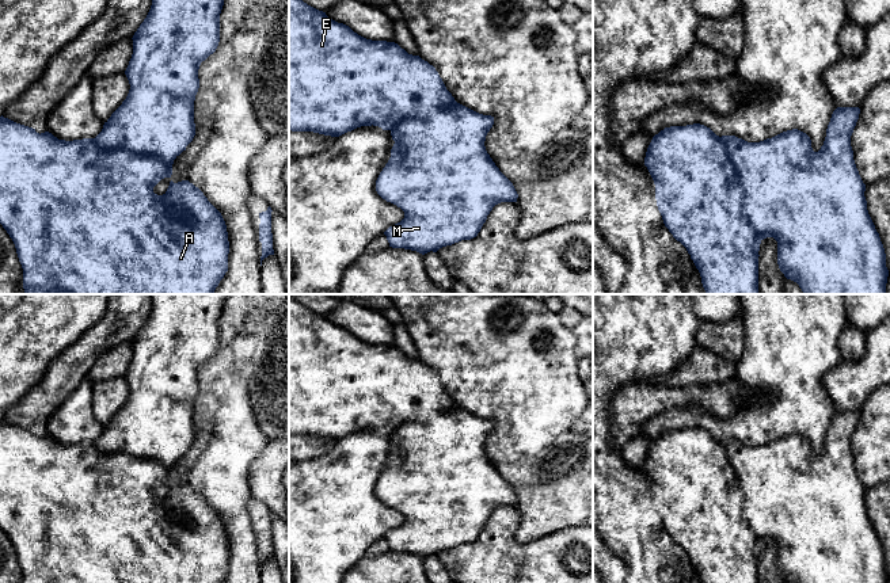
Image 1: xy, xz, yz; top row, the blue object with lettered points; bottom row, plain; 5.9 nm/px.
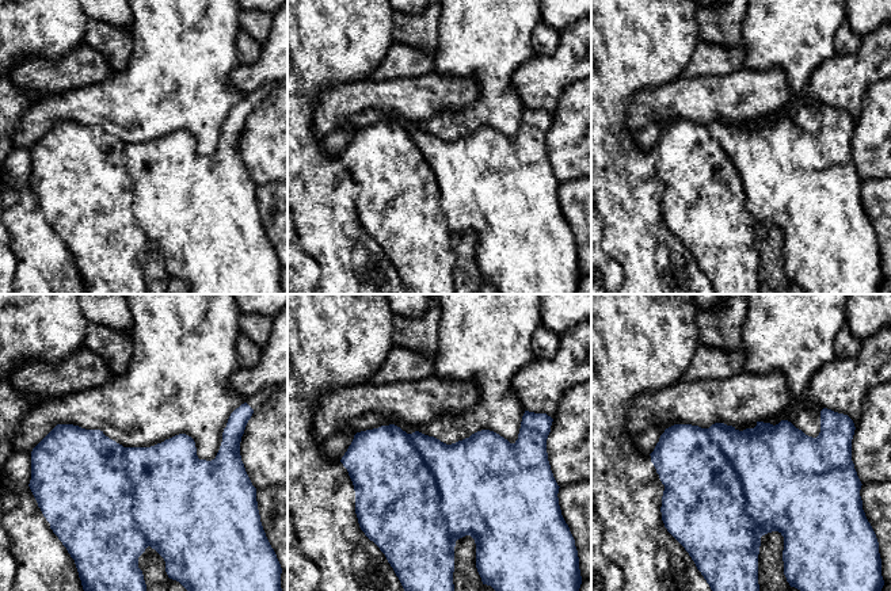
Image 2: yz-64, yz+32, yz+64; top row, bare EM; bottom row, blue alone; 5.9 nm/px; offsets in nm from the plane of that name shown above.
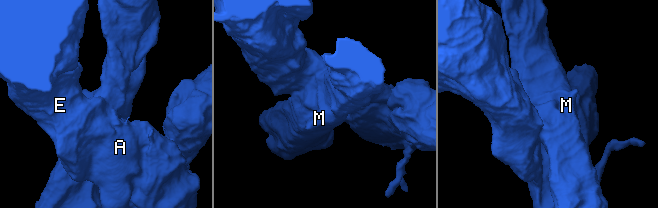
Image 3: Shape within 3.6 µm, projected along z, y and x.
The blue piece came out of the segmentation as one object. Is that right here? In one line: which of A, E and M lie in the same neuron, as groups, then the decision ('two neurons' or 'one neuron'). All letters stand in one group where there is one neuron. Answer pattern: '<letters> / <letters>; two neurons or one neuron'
A E / M; two neurons

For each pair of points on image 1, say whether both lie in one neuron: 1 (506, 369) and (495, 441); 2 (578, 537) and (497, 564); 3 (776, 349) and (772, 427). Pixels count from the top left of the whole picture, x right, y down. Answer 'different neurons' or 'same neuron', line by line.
1: different neurons
2: same neuron
3: same neuron

